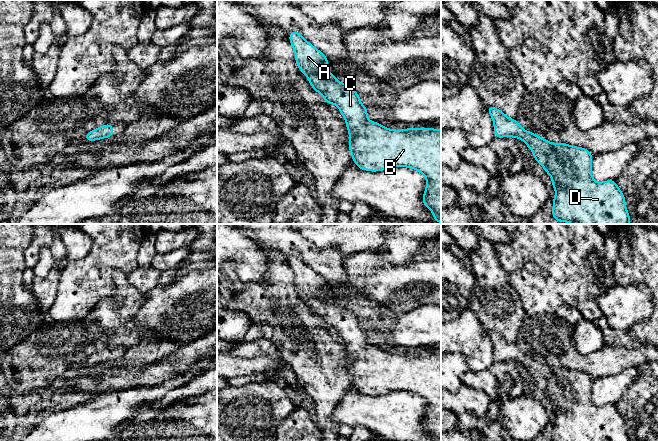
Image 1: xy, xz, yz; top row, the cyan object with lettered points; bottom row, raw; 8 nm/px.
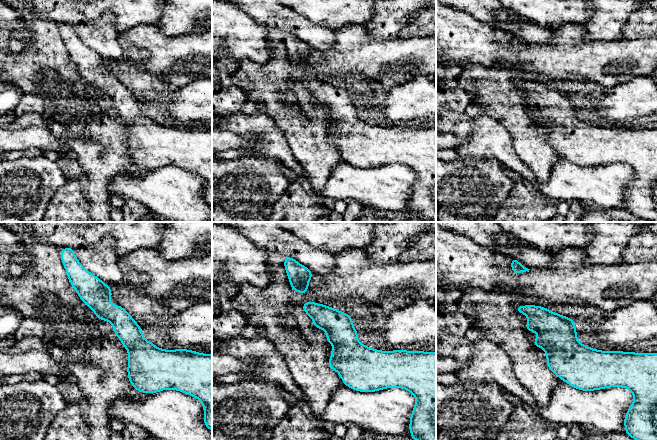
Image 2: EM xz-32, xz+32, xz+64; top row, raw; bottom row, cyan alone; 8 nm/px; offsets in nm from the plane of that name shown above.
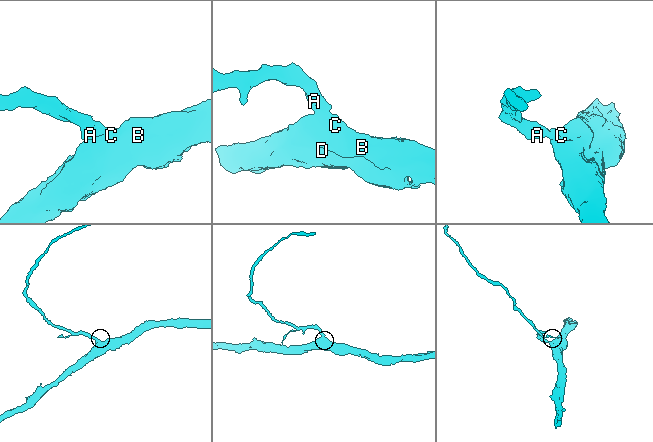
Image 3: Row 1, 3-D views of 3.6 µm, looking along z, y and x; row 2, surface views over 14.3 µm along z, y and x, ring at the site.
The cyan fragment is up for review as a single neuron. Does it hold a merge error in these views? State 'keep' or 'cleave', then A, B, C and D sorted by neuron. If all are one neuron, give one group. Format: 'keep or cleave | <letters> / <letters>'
keep | A B C D

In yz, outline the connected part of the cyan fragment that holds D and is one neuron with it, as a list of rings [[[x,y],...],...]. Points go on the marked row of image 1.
[[[487,106],[494,123],[495,138],[515,137],[522,139],[533,152],[535,161],[539,162],[551,179],[556,191],[553,198],[552,216],[558,222],[573,224],[630,224],[630,216],[625,205],[625,196],[616,181],[594,181],[591,174],[593,155],[589,150],[565,143],[550,143],[545,138],[525,131],[515,120],[507,117],[496,107]]]

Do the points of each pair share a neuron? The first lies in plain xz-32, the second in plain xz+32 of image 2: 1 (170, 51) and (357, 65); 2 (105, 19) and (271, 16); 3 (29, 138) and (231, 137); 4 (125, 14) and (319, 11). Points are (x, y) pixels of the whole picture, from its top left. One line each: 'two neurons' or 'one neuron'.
1: one neuron
2: one neuron
3: one neuron
4: one neuron

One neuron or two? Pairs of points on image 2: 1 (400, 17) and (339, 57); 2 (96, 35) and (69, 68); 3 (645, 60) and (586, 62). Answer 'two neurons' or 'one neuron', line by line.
1: two neurons
2: two neurons
3: one neuron

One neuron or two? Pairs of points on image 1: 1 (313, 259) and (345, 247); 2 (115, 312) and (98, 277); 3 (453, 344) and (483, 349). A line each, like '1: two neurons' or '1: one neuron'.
1: two neurons
2: two neurons
3: one neuron

